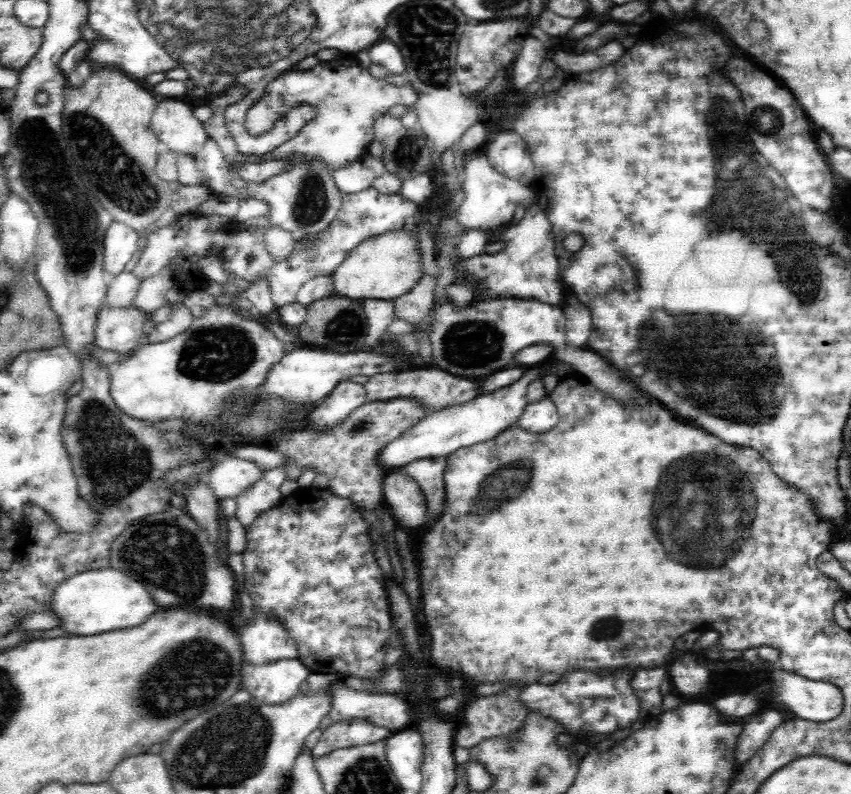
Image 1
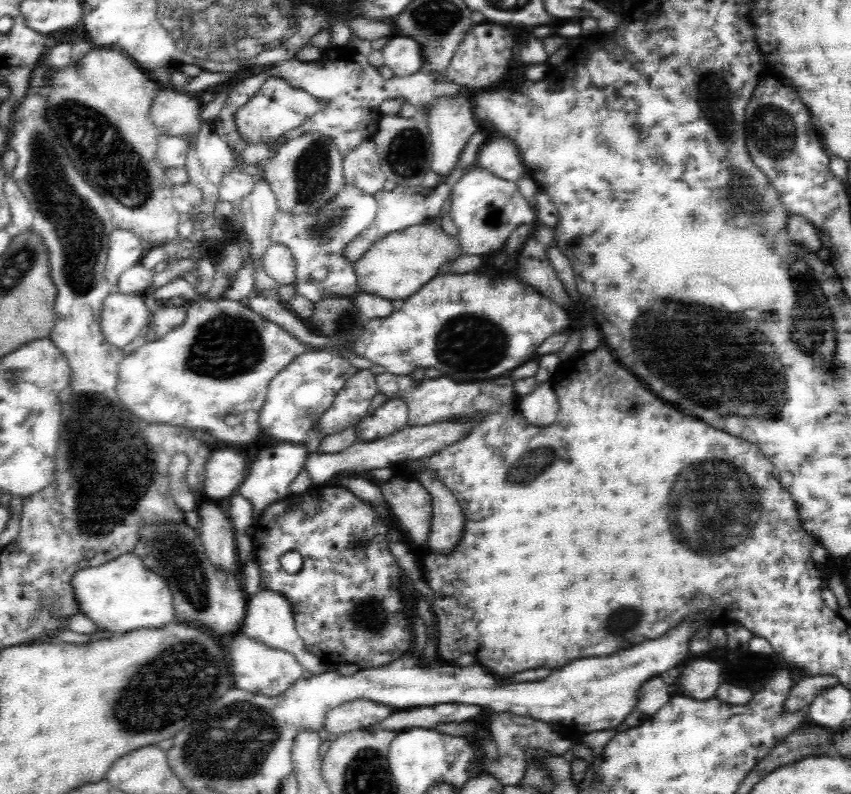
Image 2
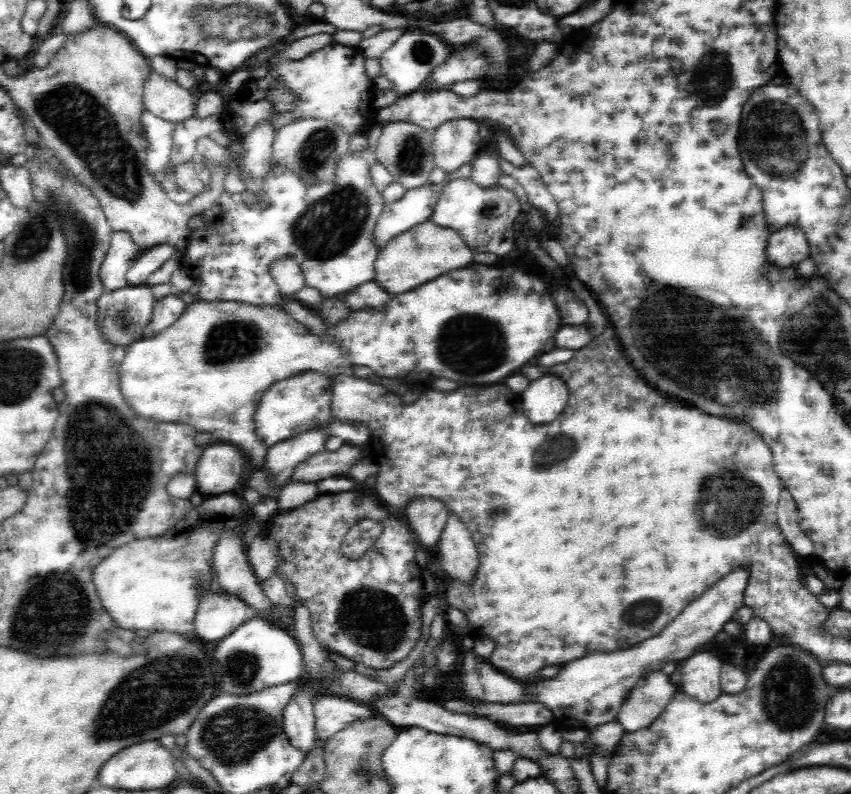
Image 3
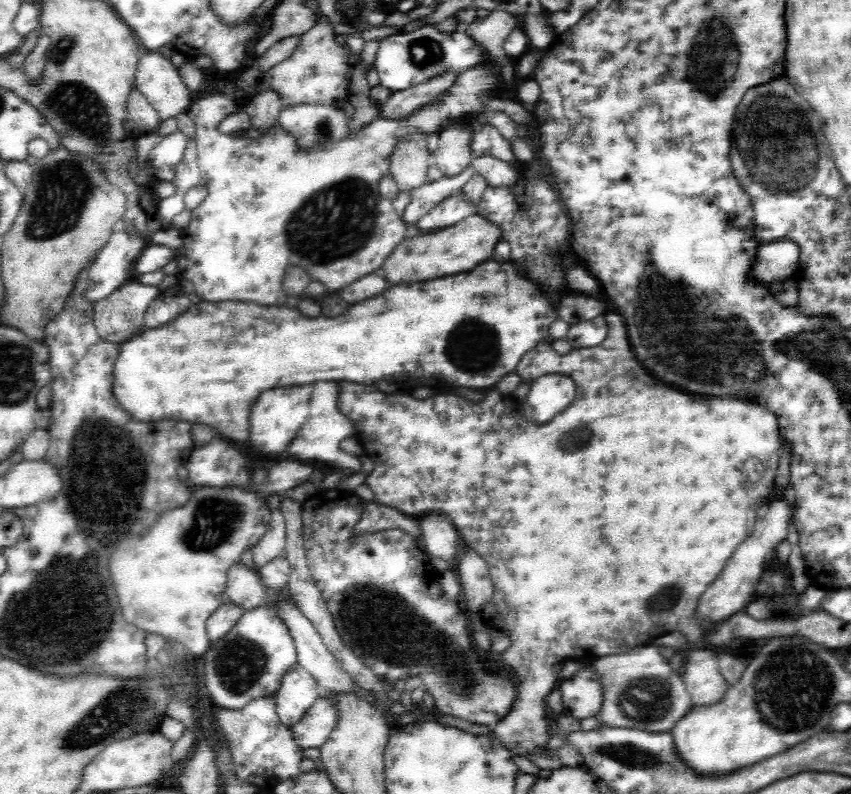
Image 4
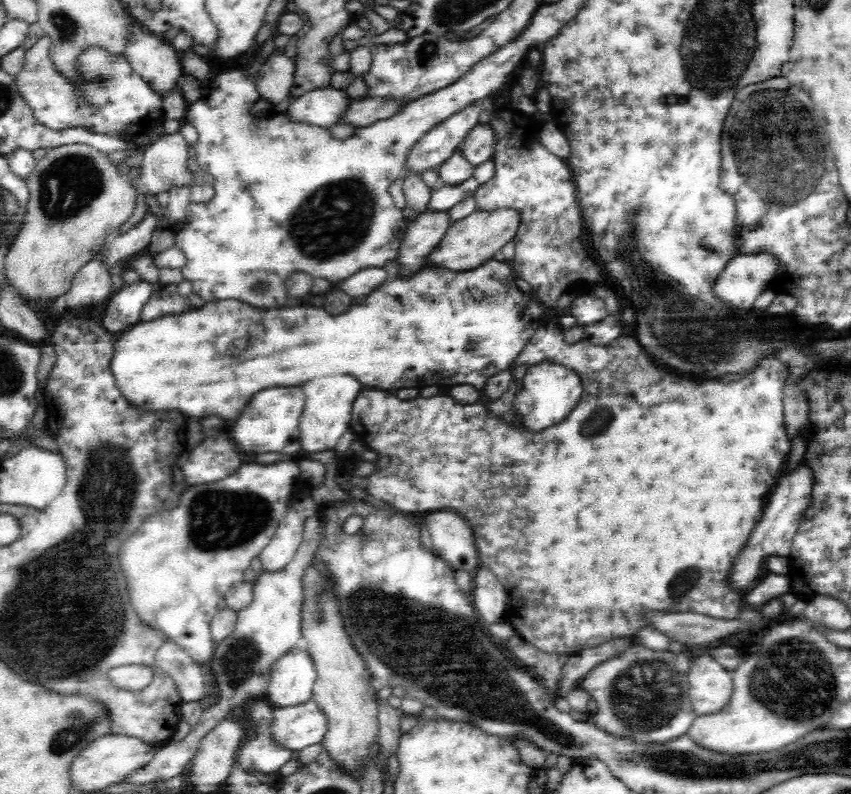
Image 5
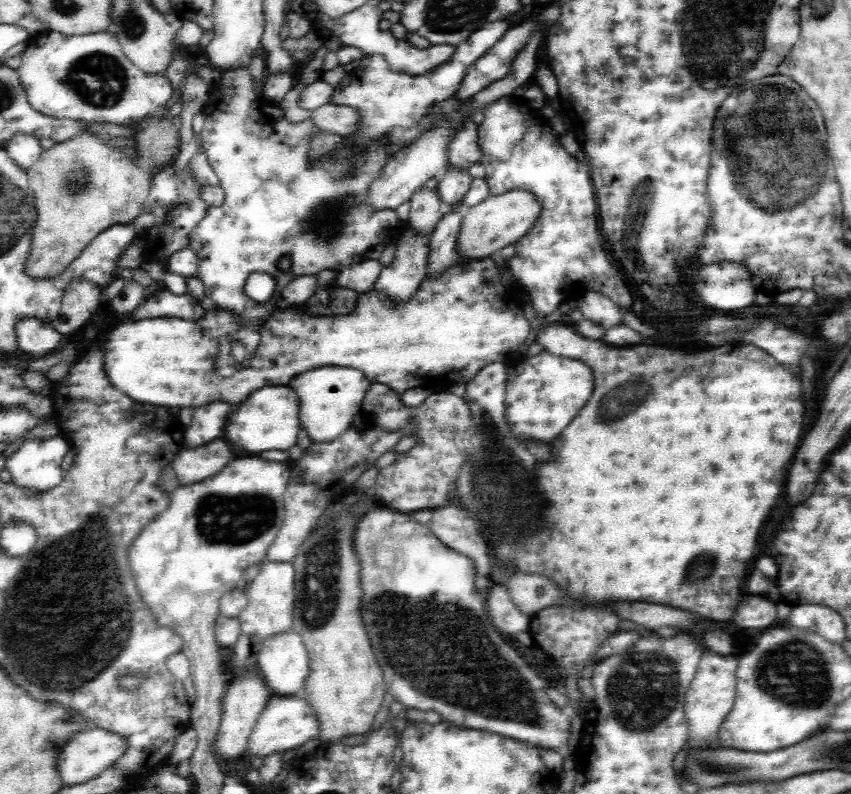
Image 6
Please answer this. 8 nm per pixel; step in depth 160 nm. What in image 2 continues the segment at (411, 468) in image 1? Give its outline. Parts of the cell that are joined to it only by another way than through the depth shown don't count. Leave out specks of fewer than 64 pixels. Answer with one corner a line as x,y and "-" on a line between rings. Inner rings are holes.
396,465
390,470
396,475
409,476
429,493
432,501
432,518
425,548
432,550
434,556
446,557
460,540
464,522
456,497
438,481
433,470
408,469
408,465

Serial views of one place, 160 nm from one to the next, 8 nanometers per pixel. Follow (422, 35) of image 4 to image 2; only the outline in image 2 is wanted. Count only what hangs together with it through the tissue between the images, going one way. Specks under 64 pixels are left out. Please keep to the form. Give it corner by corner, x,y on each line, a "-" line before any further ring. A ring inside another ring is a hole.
396,34
382,46
382,58
395,77
408,77
423,66
423,50
414,39

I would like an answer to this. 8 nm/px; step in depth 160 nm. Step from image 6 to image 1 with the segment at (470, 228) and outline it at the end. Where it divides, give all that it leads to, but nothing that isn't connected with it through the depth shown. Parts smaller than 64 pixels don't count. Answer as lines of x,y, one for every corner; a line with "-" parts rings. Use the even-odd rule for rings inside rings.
400,230
363,240
329,274
332,276
334,296
361,302
364,299
394,300
406,294
421,279
420,250
416,236
410,231

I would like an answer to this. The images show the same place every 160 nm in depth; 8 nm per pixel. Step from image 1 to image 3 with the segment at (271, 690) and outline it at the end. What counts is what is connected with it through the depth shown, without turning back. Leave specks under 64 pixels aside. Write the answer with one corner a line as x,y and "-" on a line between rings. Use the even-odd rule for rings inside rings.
251,613
228,636
220,639
214,655
222,674
221,693
248,696
267,688
288,684
304,674
304,662
299,641
286,629
268,621
264,615

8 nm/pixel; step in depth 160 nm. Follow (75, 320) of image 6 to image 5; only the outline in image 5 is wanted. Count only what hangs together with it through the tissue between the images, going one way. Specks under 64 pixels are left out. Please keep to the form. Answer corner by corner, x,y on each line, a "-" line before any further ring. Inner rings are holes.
102,251
89,263
86,263
73,278
70,290
63,296
65,308
92,307
106,301
112,294
110,266
104,261

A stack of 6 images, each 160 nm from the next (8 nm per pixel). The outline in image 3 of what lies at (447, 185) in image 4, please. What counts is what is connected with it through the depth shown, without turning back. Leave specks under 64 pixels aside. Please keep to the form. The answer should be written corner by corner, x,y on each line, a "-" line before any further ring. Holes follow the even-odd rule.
471,162
463,164
460,168
458,168
458,170
447,173
441,183
432,184
428,182
418,188
405,190
404,195
394,202
385,202
382,213
377,220
377,226
372,231
372,243
374,243
376,247
382,248
391,238
411,230
414,226
427,222
432,216
435,204
440,198
442,189
454,179
470,177
471,168

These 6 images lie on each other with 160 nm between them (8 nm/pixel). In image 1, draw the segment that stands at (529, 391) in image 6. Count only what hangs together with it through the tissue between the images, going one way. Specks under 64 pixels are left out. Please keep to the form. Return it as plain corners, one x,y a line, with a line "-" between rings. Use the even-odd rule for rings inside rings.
546,396
540,402
528,403
525,406
518,426
529,434
545,434
556,426
559,420
556,405

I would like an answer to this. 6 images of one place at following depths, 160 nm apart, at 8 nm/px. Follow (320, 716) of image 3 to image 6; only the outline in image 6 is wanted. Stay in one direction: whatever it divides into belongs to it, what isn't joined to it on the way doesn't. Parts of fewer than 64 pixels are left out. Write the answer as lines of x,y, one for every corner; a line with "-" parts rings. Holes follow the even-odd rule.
303,695
290,698
272,696
257,718
246,747
251,755
264,757
278,752
286,752
294,747
298,748
306,742
318,738
319,732
320,724
316,713

